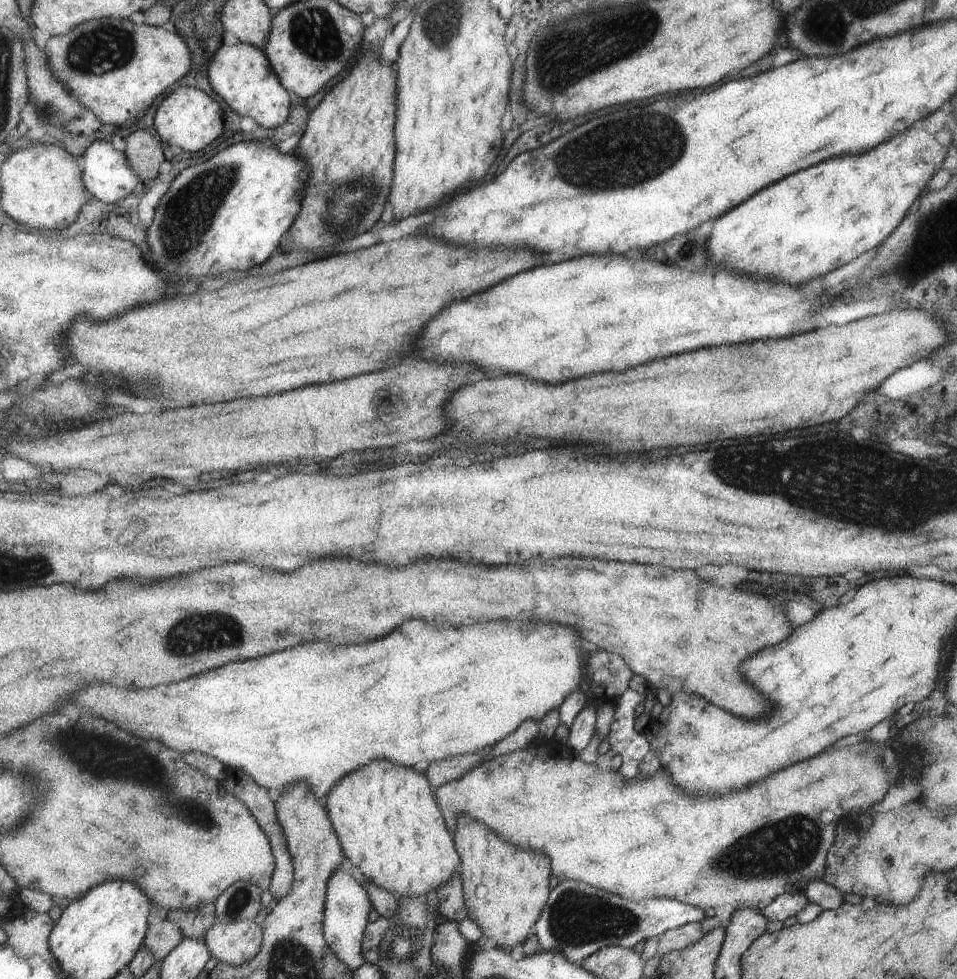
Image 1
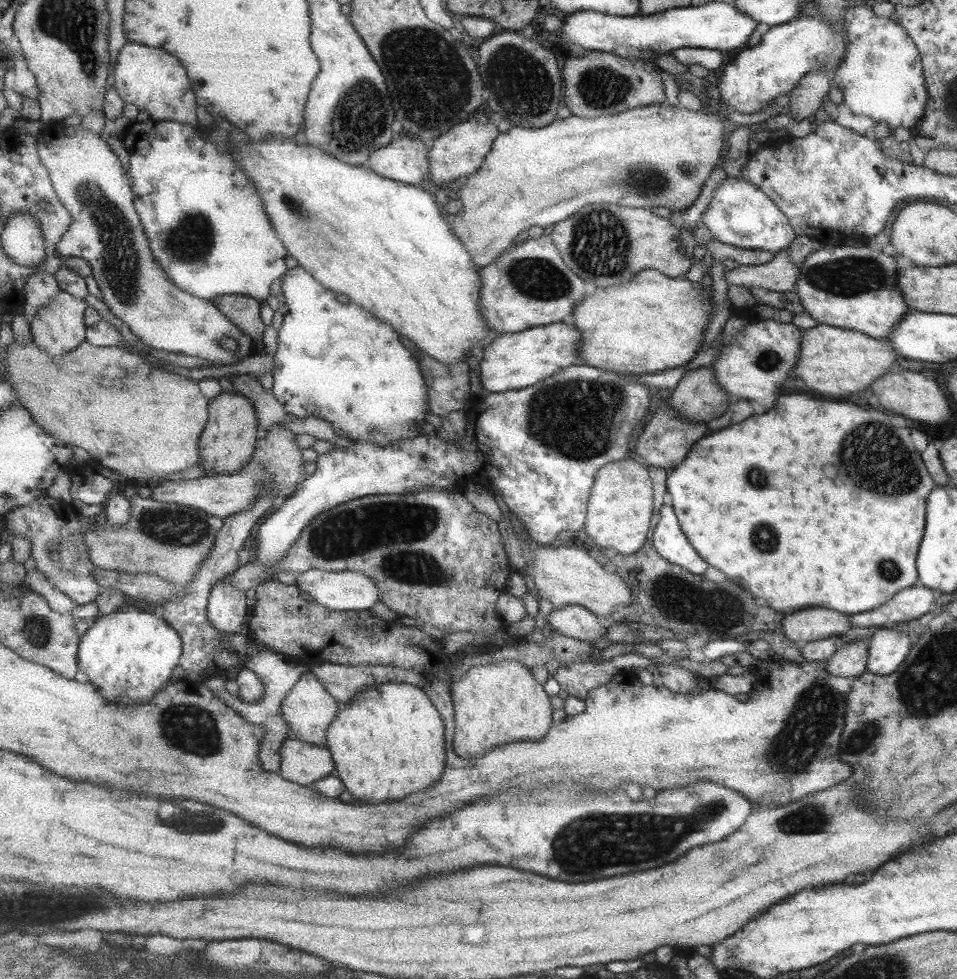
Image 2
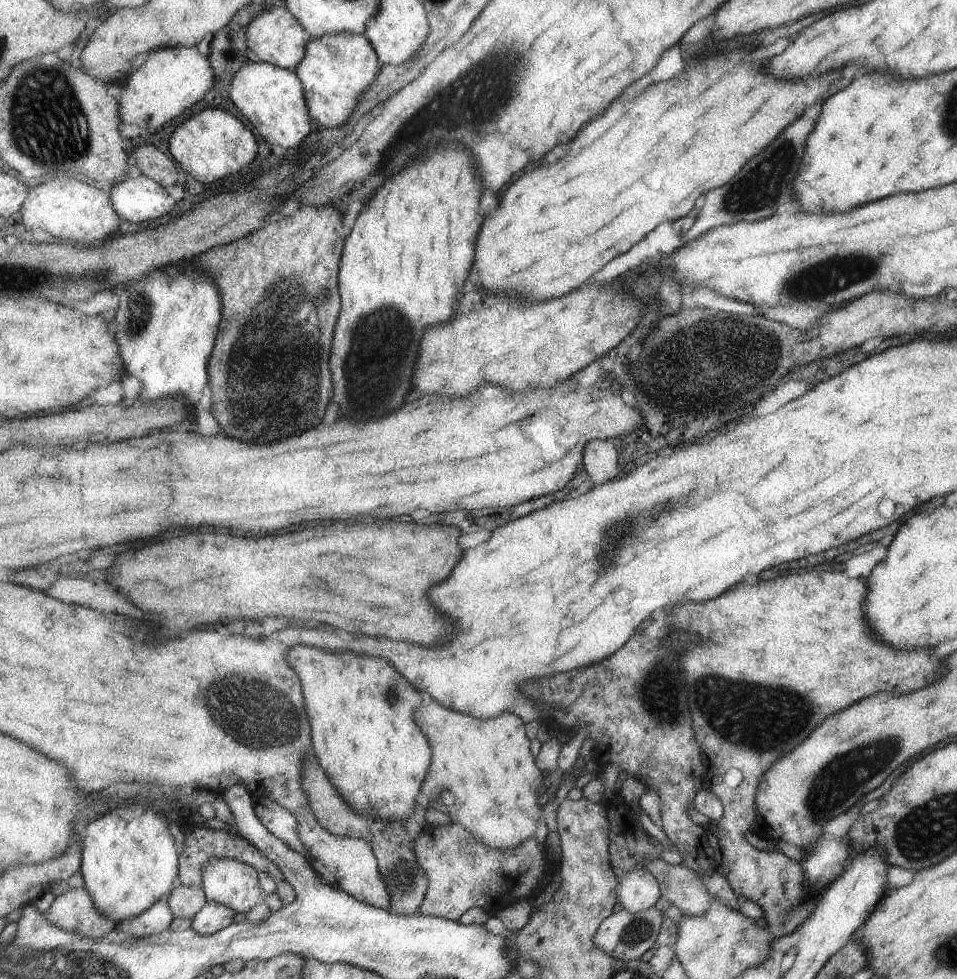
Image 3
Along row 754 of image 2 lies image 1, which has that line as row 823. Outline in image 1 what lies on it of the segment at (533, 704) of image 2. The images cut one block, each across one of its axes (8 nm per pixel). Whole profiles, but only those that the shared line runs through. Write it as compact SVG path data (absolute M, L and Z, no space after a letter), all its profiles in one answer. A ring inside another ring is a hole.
M459 816L455 840L459 854L463 856L469 920L475 920L485 930L485 936L497 940L497 946L507 952L517 944L525 944L533 936L533 930L551 900L549 880L553 876L553 860L545 852L537 854L509 844L487 824L473 820L473 816Z

